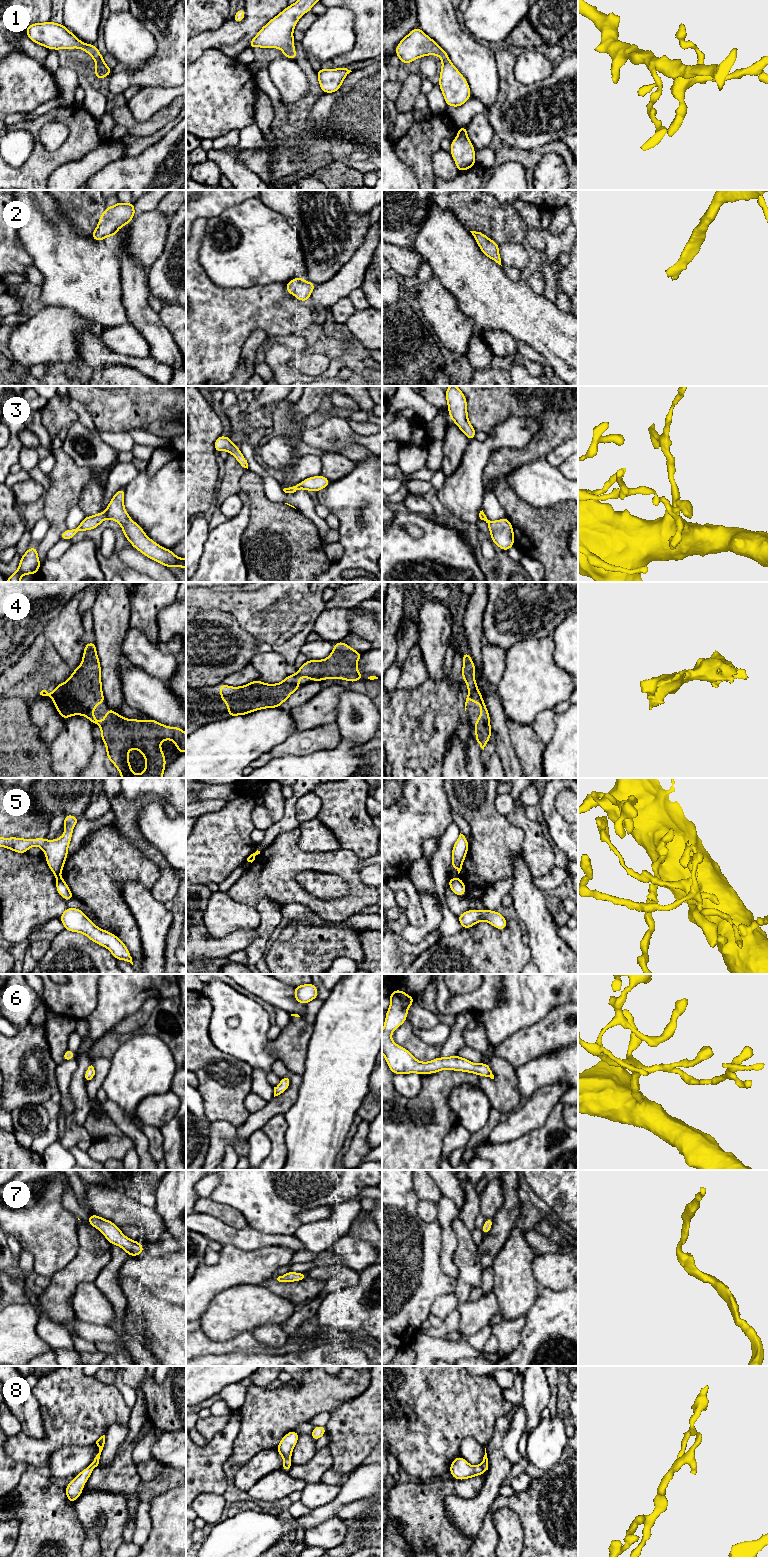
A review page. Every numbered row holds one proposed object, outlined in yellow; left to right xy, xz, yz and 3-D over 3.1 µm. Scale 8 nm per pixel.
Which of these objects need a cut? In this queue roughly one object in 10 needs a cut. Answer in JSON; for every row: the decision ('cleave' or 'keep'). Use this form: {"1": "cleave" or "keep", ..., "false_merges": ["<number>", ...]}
{"1": "keep", "2": "keep", "3": "keep", "4": "keep", "5": "cleave", "6": "keep", "7": "keep", "8": "keep", "false_merges": ["5"]}

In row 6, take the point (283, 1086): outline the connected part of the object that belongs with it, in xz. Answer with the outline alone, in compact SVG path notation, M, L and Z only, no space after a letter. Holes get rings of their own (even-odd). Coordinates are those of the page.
M286 1075L284 1078L281 1078L280 1083L274 1087L274 1097L285 1092L290 1086L290 1076Z

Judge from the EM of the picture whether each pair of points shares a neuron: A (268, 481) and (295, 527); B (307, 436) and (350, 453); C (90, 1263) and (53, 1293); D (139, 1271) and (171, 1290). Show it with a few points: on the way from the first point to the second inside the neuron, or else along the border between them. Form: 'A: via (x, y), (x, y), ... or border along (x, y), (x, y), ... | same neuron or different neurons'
A: border along (263, 486), (263, 491), (270, 500), (284, 503) | different neurons
B: border along (365, 446), (352, 444), (339, 452) | different neurons
C: via (81, 1269), (62, 1285) | same neuron
D: via (147, 1271), (153, 1272), (163, 1282) | same neuron

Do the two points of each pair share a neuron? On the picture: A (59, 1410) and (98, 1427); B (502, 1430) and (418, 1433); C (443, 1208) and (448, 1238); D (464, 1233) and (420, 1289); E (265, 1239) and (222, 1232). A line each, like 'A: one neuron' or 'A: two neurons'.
A: one neuron
B: two neurons
C: one neuron
D: two neurons
E: one neuron

